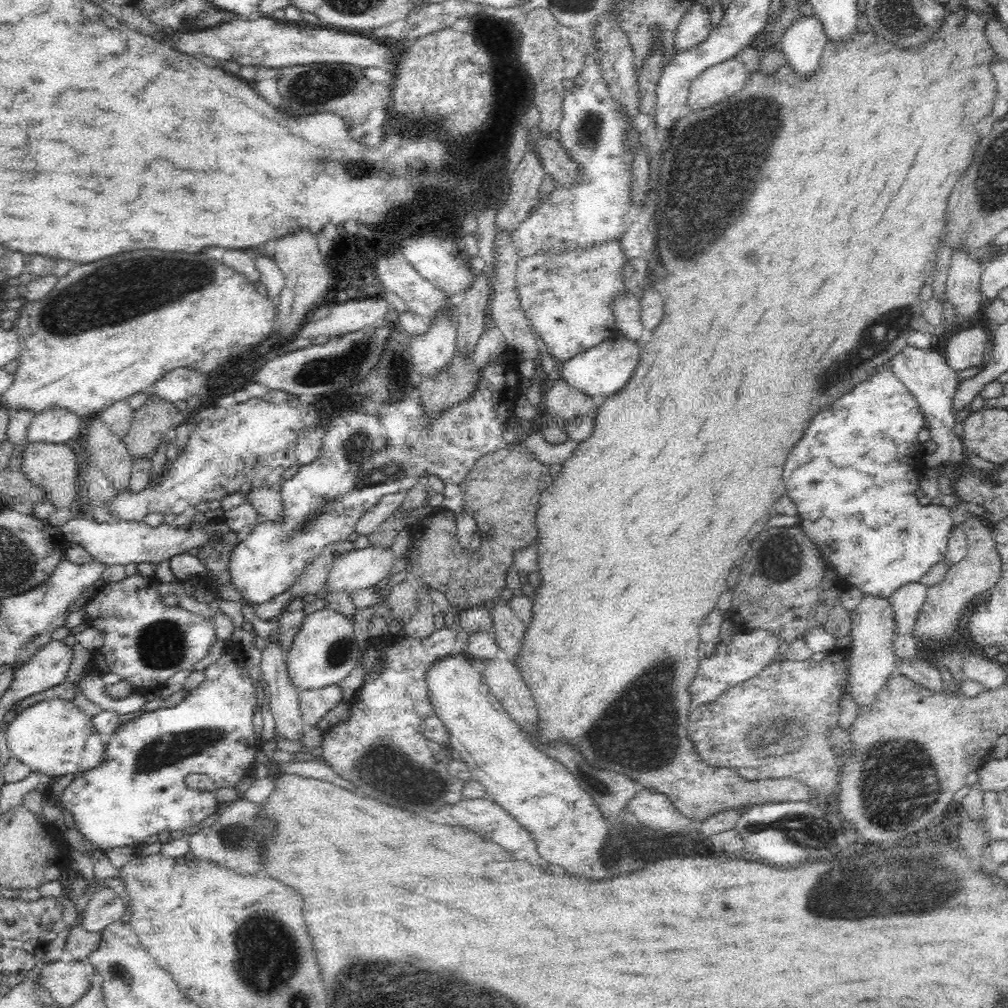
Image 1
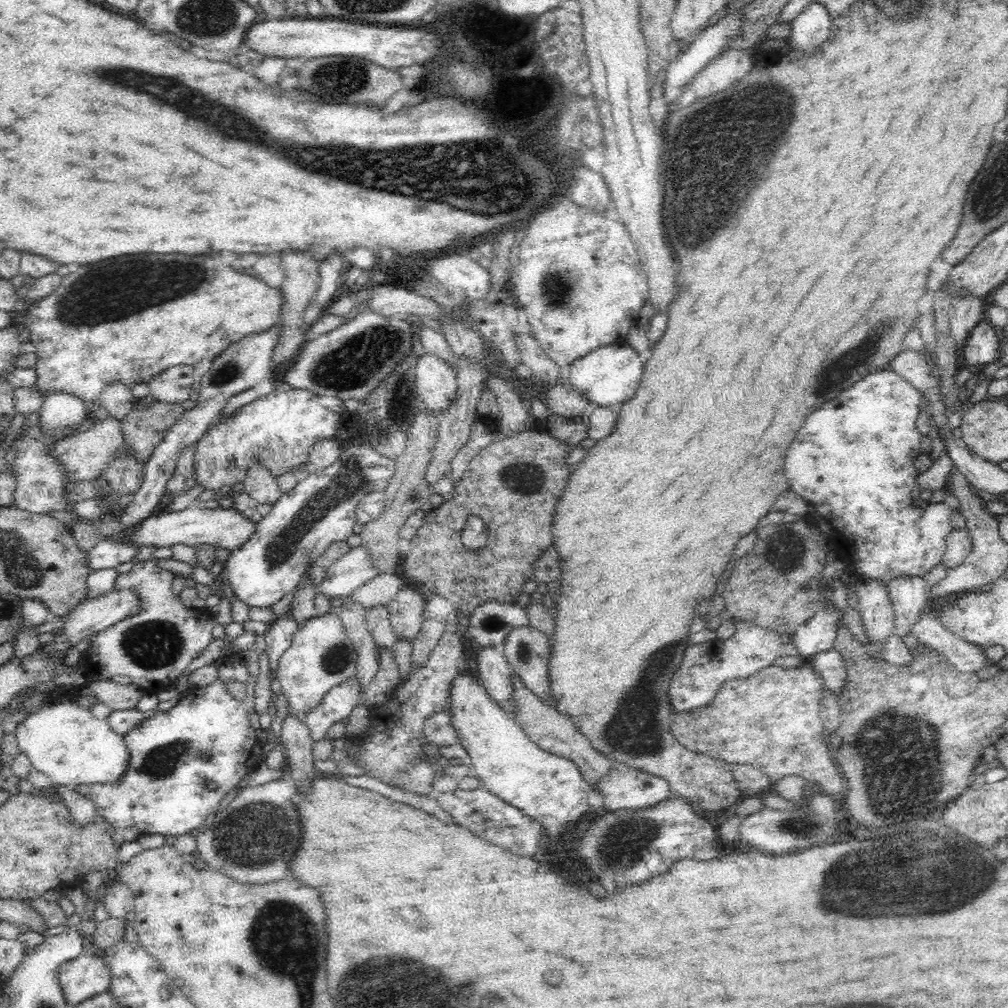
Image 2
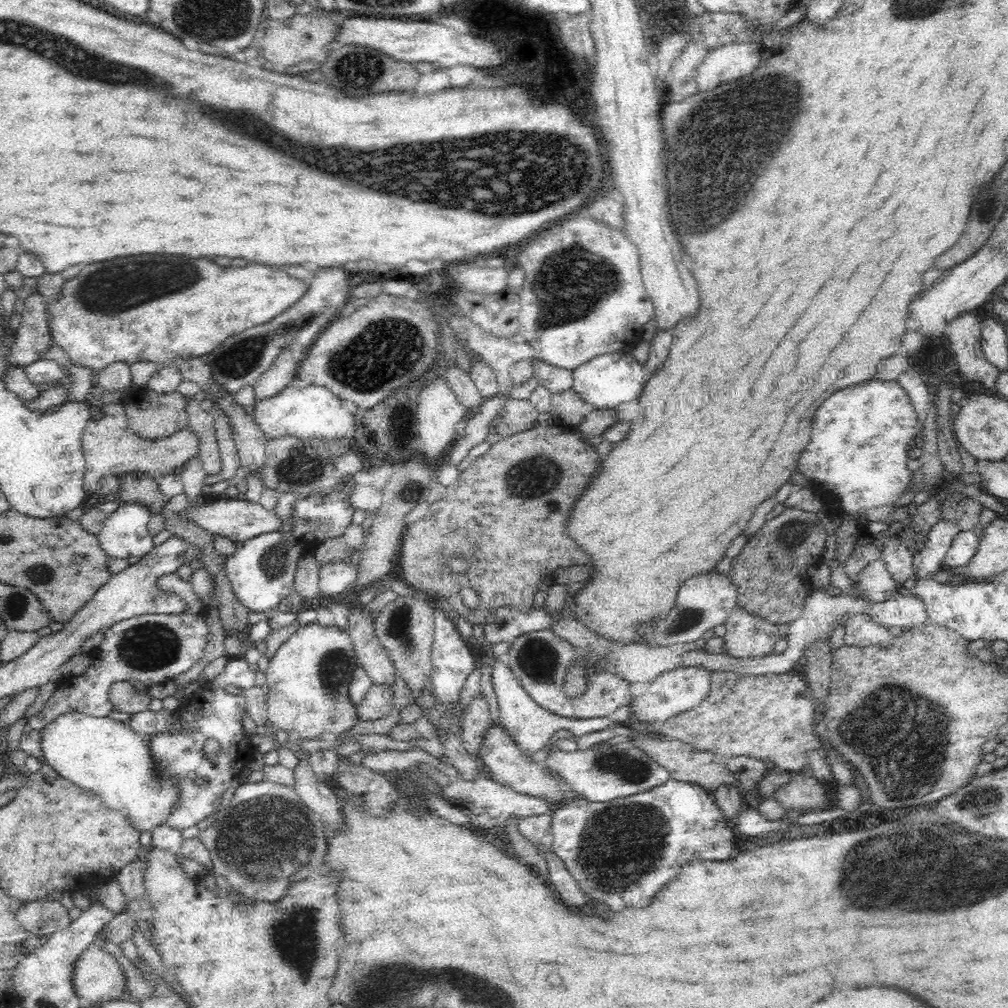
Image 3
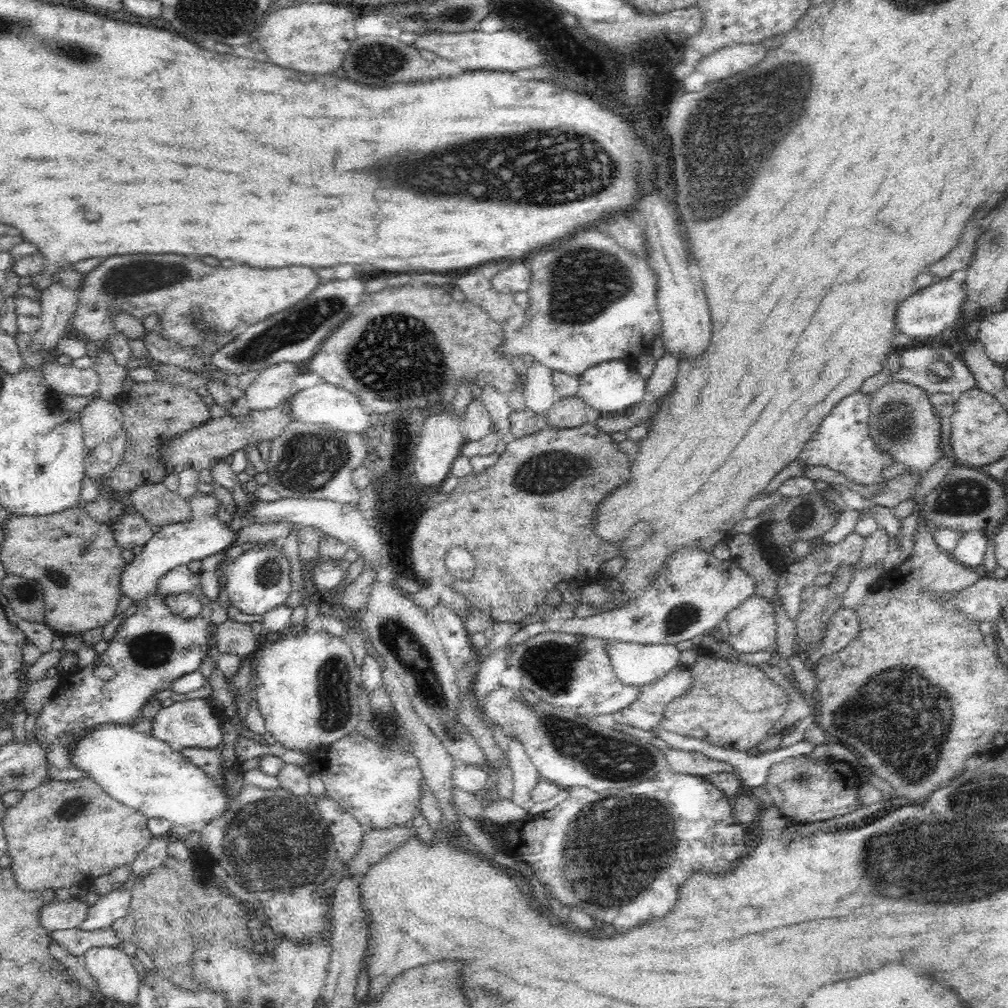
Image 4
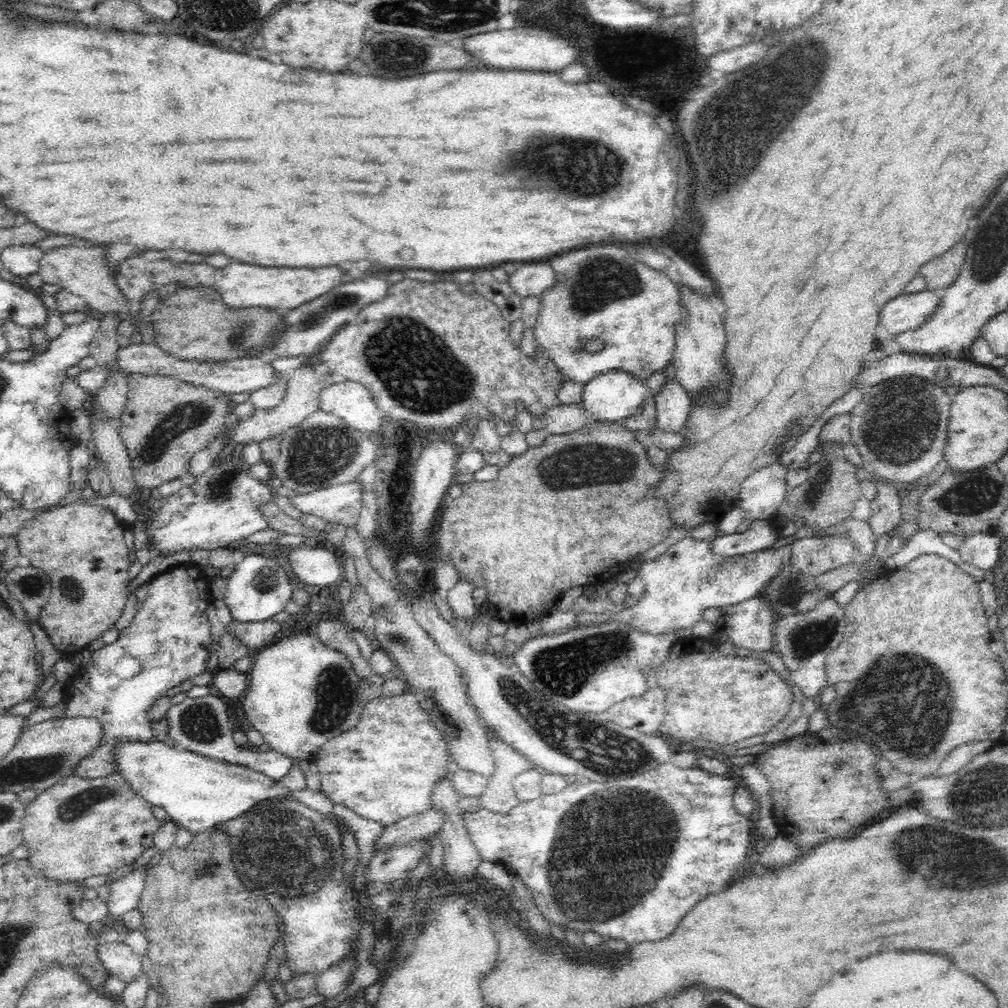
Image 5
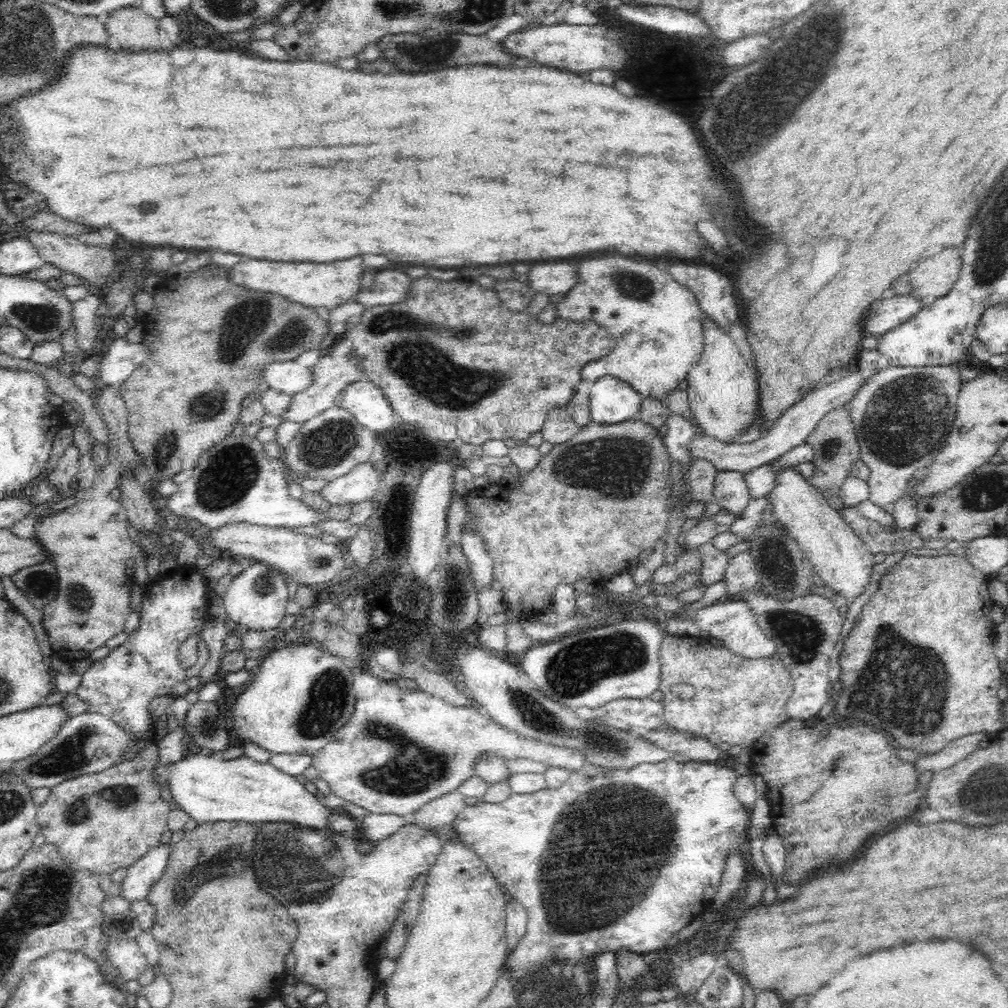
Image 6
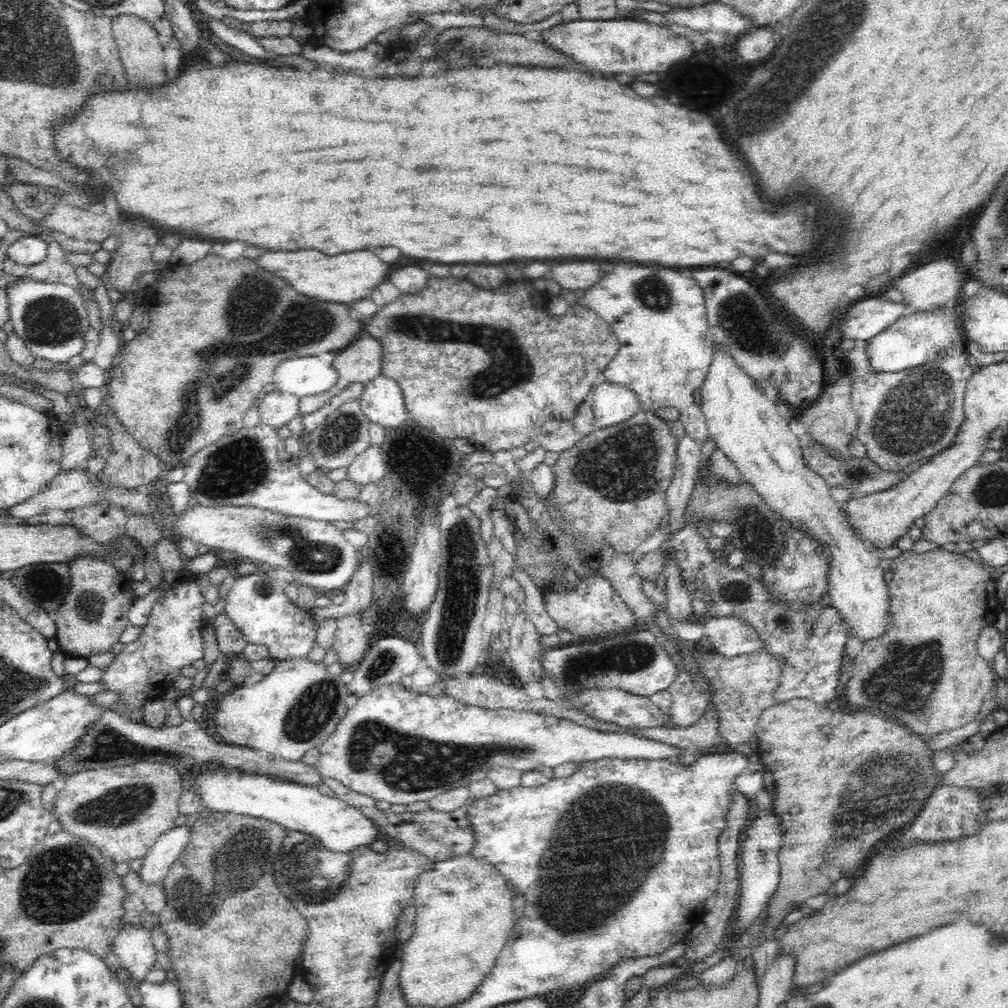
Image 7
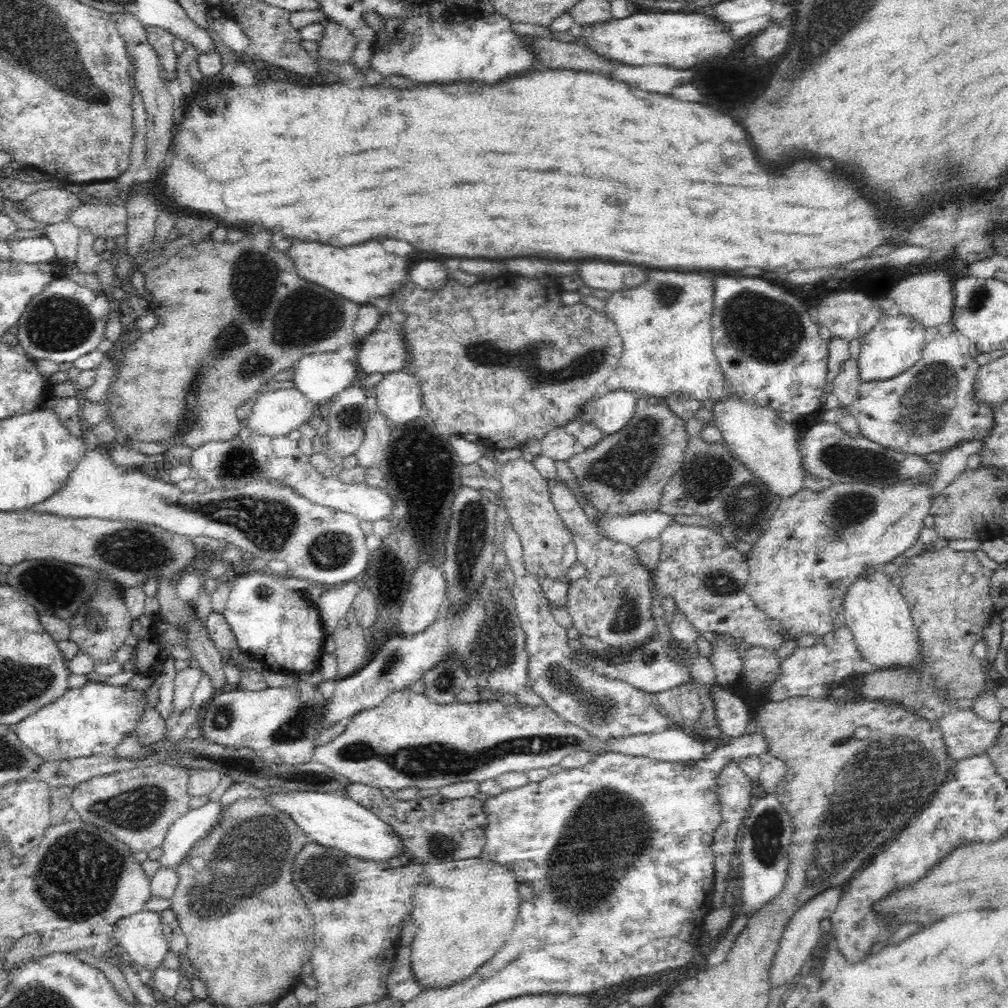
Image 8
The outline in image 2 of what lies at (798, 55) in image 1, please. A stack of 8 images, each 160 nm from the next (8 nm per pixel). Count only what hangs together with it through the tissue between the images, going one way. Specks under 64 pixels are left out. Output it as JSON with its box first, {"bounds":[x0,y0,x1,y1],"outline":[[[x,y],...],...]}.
{"bounds":[786,2,831,54],"outline":[[[811,2],[797,18],[789,22],[791,31],[786,38],[786,48],[803,54],[818,50],[818,46],[822,46],[829,36],[831,20],[824,5]]]}

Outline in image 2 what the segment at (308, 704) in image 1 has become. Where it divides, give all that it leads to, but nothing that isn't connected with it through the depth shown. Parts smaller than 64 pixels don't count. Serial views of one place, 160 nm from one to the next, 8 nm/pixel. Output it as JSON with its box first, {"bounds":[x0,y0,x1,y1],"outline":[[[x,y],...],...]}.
{"bounds":[302,676,362,742],"outline":[[[352,676],[331,688],[318,706],[304,714],[302,721],[310,729],[314,742],[325,738],[326,731],[332,724],[342,721],[361,703],[362,689],[359,680]]]}

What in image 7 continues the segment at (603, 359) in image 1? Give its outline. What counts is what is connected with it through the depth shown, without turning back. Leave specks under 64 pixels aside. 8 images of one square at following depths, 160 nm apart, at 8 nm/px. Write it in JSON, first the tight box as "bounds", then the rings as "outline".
{"bounds":[592,379,643,429],"outline":[[[601,379],[592,390],[593,412],[599,429],[628,421],[643,407],[630,389]]]}

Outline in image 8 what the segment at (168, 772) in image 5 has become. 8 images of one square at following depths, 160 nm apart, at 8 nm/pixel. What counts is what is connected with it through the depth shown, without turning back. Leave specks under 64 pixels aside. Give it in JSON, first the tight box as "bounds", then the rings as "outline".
{"bounds":[265,791,411,861],"outline":[[[285,791],[265,798],[271,806],[285,812],[309,838],[332,850],[342,851],[365,861],[386,861],[392,856],[411,857],[395,830],[370,809],[347,796],[329,792]]]}

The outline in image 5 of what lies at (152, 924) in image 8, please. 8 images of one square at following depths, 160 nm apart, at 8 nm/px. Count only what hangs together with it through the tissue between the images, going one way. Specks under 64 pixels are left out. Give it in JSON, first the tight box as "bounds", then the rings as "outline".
{"bounds":[97,943,144,984],"outline":[[[99,943],[97,946],[98,959],[104,965],[104,971],[128,984],[134,982],[144,971],[142,956],[132,951],[125,943]]]}

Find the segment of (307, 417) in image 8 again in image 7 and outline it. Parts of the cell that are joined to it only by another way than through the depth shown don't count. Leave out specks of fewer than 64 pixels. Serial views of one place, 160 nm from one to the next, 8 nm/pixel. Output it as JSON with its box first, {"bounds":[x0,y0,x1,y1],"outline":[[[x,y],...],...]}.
{"bounds":[257,390,300,430],"outline":[[[278,390],[263,393],[257,404],[260,424],[270,426],[275,430],[287,426],[292,418],[300,414],[299,398]]]}

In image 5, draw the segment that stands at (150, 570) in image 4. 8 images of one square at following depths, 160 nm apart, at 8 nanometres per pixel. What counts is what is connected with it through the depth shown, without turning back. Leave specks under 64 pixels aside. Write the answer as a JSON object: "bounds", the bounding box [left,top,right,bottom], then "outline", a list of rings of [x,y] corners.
{"bounds":[147,445,275,556],"outline":[[[238,445],[232,450],[224,464],[214,464],[199,474],[194,485],[184,486],[173,496],[165,498],[156,516],[147,524],[149,548],[153,553],[157,551],[171,556],[180,550],[216,550],[268,528],[259,508],[264,503],[273,502],[275,490],[267,480],[250,477],[250,465],[244,463],[243,446]]]}

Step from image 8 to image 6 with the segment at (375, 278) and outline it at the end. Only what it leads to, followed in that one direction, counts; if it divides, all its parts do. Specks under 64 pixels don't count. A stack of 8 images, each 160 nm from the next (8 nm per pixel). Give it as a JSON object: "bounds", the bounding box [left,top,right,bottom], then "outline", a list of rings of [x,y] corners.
{"bounds":[229,258,370,310],"outline":[[[242,258],[238,264],[231,266],[229,277],[236,286],[248,290],[269,292],[304,306],[330,310],[352,300],[361,289],[360,277],[370,268],[365,268],[363,271],[360,264],[362,264],[362,258],[336,260],[326,264],[318,262],[296,262],[296,264],[290,262],[290,264],[286,264],[286,262],[266,262],[266,260]]]}

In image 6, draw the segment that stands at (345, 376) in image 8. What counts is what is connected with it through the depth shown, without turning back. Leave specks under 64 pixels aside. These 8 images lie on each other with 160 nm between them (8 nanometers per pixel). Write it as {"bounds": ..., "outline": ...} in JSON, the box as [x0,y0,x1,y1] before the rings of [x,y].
{"bounds":[263,344,331,397],"outline":[[[331,344],[325,348],[314,348],[299,354],[286,362],[267,364],[263,374],[263,387],[274,389],[289,397],[305,391],[313,381],[311,368],[316,365],[320,357],[330,353]]]}

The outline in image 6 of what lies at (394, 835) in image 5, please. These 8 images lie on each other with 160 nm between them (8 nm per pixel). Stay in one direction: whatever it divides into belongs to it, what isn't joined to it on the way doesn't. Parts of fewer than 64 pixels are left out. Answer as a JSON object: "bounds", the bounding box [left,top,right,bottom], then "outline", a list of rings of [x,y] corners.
{"bounds":[408,791,466,831],"outline":[[[453,791],[427,802],[418,812],[411,813],[408,822],[430,831],[452,824],[466,805],[465,796]]]}

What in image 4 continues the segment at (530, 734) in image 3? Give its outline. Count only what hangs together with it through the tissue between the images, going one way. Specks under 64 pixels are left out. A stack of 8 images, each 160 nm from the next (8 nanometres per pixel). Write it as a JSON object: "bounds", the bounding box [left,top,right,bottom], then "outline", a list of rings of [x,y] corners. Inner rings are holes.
{"bounds":[508,728,815,813],"outline":[[[657,728],[653,730],[652,735],[666,741],[671,747],[678,751],[694,751],[705,754],[708,756],[708,758],[731,764],[734,767],[734,775],[741,780],[741,786],[743,787],[743,790],[746,791],[756,788],[756,786],[765,785],[766,778],[768,778],[768,770],[770,770],[774,764],[778,764],[778,762],[782,762],[782,760],[786,760],[786,758],[792,758],[794,756],[810,756],[815,747],[812,742],[802,740],[788,747],[780,747],[770,752],[764,752],[764,754],[760,754],[760,756],[749,756],[746,751],[738,752],[737,750],[730,750],[728,748],[722,748],[721,746],[714,746],[713,744],[704,742],[703,740],[698,740],[697,738],[688,738],[687,736],[676,734],[676,732],[664,730],[664,728]],[[510,737],[508,759],[513,775],[513,795],[511,800],[527,813],[533,806],[531,790],[542,780],[532,759],[526,755],[526,749],[516,737]]]}

